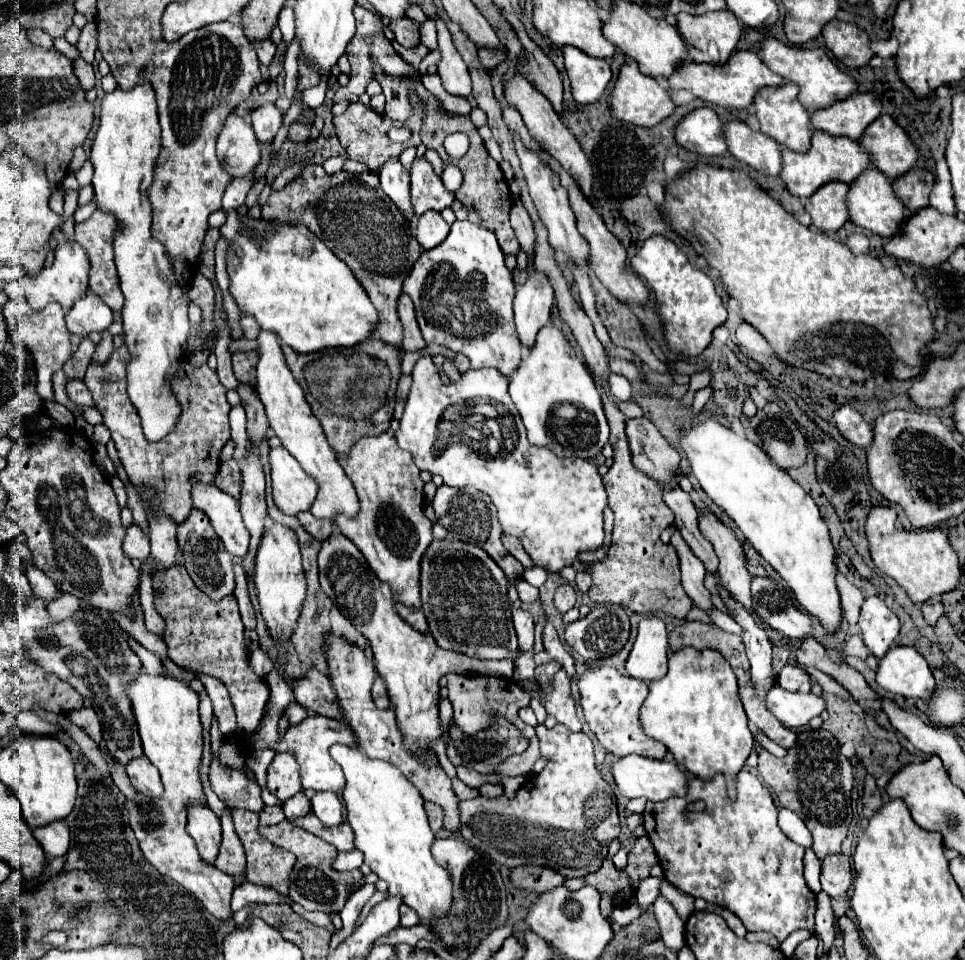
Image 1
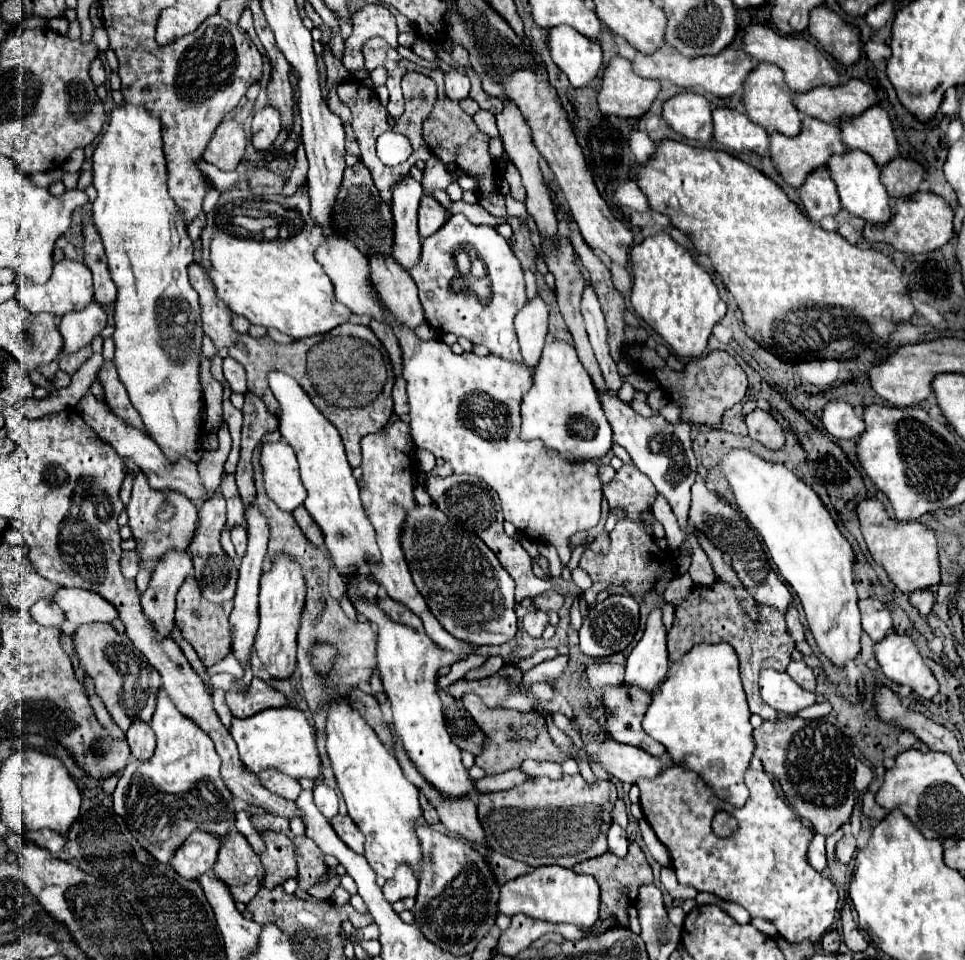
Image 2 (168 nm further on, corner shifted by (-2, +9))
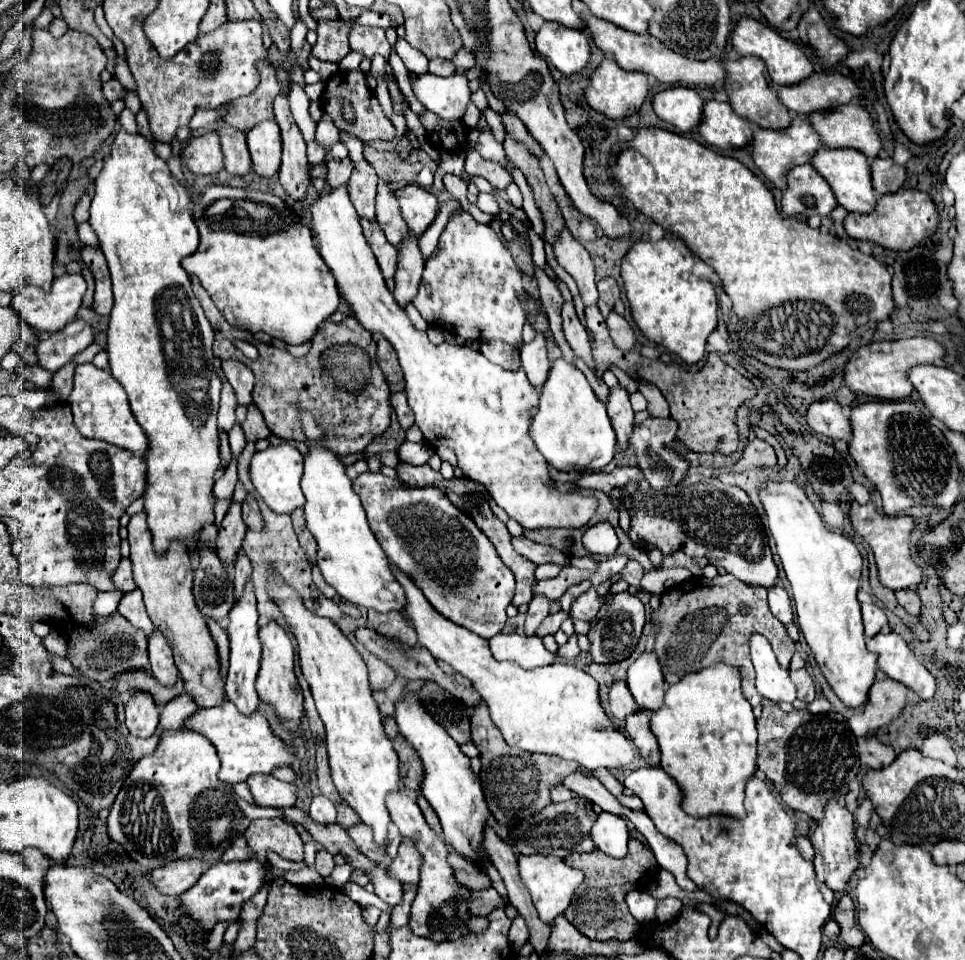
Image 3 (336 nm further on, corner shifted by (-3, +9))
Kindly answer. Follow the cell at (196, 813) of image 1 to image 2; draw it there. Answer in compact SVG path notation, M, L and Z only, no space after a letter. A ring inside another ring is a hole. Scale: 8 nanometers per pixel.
M195 831L175 853L175 857L171 859L171 867L179 875L183 875L183 879L197 879L199 875L209 873L213 869L219 847L219 839L209 833Z

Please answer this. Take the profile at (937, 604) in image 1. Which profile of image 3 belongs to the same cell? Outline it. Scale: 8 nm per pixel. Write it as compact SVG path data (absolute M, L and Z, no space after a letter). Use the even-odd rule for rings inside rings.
M900 589L900 591L896 591L896 599L910 615L920 615L922 601L920 601L920 595L916 589Z

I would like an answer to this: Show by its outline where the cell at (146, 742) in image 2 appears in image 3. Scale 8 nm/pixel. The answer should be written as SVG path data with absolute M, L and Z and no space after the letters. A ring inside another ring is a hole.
M136 695L136 699L126 701L126 727L140 739L148 739L156 733L158 715L158 707L148 695Z

